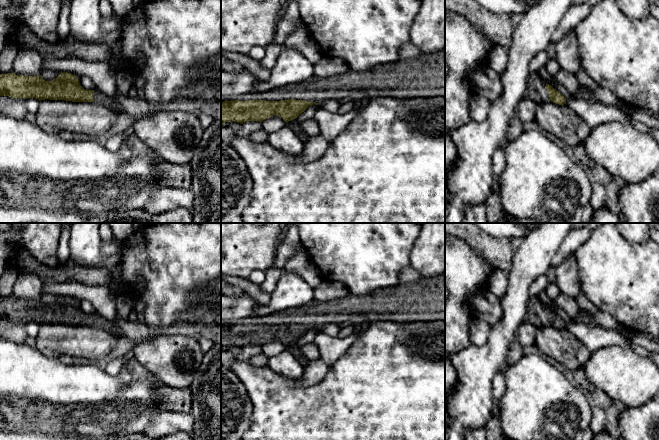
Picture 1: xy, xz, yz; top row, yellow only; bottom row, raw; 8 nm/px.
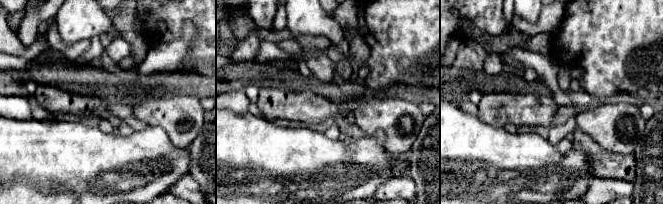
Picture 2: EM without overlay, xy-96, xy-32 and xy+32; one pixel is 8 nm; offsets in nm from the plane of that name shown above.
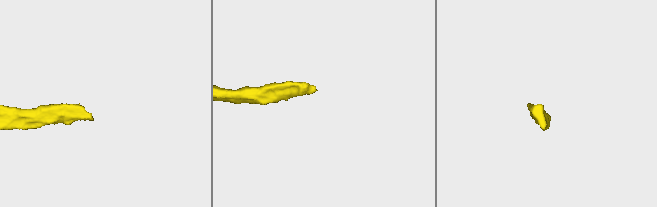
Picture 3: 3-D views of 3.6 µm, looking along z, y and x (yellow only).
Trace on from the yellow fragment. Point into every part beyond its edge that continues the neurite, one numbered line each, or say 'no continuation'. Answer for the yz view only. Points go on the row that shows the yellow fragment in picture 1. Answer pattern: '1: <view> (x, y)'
1: yz (536, 90)

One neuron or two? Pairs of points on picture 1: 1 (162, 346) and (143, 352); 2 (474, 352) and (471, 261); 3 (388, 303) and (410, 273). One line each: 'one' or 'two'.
1: one
2: two
3: two

